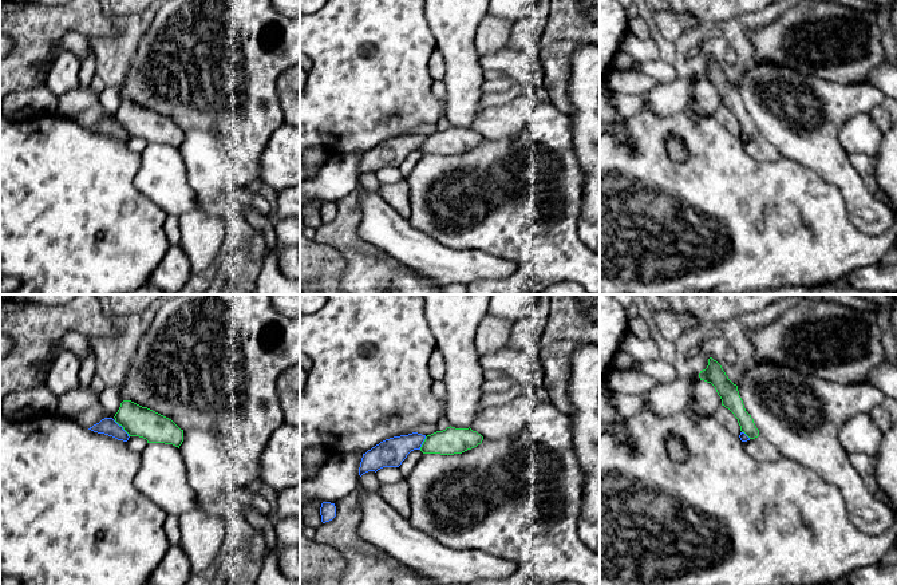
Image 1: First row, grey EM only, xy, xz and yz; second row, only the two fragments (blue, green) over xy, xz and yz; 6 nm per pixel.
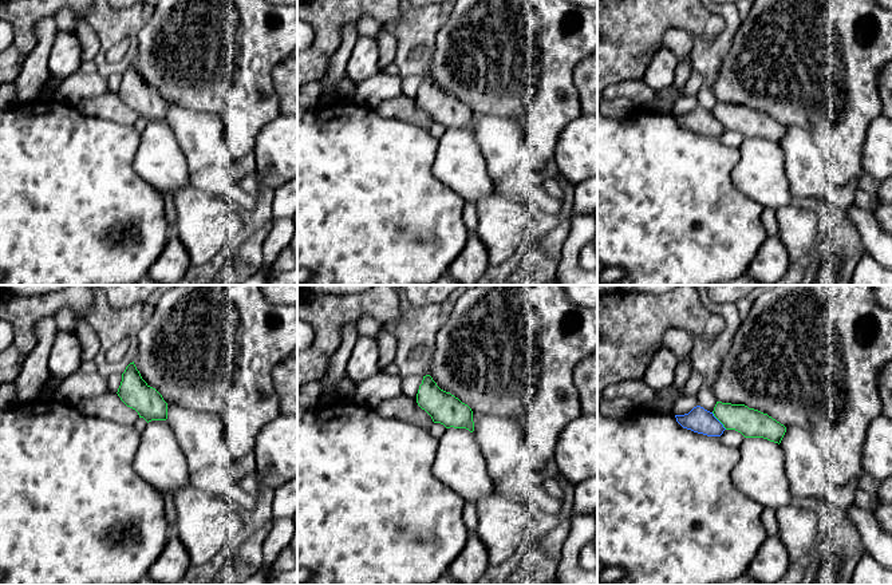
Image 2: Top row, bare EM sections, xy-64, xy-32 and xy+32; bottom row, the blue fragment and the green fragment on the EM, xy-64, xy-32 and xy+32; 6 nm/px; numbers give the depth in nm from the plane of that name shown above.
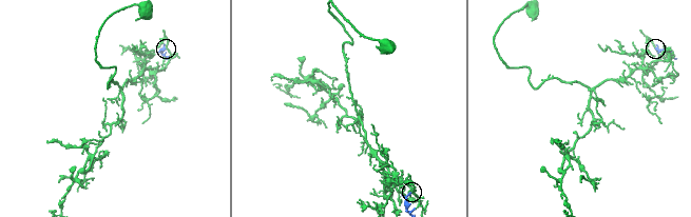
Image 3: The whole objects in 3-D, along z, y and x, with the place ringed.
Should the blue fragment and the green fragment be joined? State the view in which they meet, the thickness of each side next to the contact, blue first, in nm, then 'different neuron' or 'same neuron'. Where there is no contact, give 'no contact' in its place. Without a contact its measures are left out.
xy | 110/190 nm | same neuron

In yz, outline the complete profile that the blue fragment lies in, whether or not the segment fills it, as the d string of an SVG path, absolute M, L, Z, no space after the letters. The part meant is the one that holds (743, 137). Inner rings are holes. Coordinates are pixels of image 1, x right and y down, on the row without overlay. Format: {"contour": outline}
{"contour": "M710 58L707 68L700 71L699 78L715 87L722 99L722 106L728 108L738 119L742 131L739 135L740 141L747 142L758 138L759 130L756 129L751 115L744 108L738 86L728 79L722 66Z"}

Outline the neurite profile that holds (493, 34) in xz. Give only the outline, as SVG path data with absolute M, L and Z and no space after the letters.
M487 15L475 33L475 50L479 58L497 52L507 46L513 23L502 17Z

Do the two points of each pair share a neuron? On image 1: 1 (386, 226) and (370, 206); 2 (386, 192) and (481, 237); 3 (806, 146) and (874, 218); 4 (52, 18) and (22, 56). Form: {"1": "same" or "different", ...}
{"1": "same", "2": "different", "3": "same", "4": "same"}

